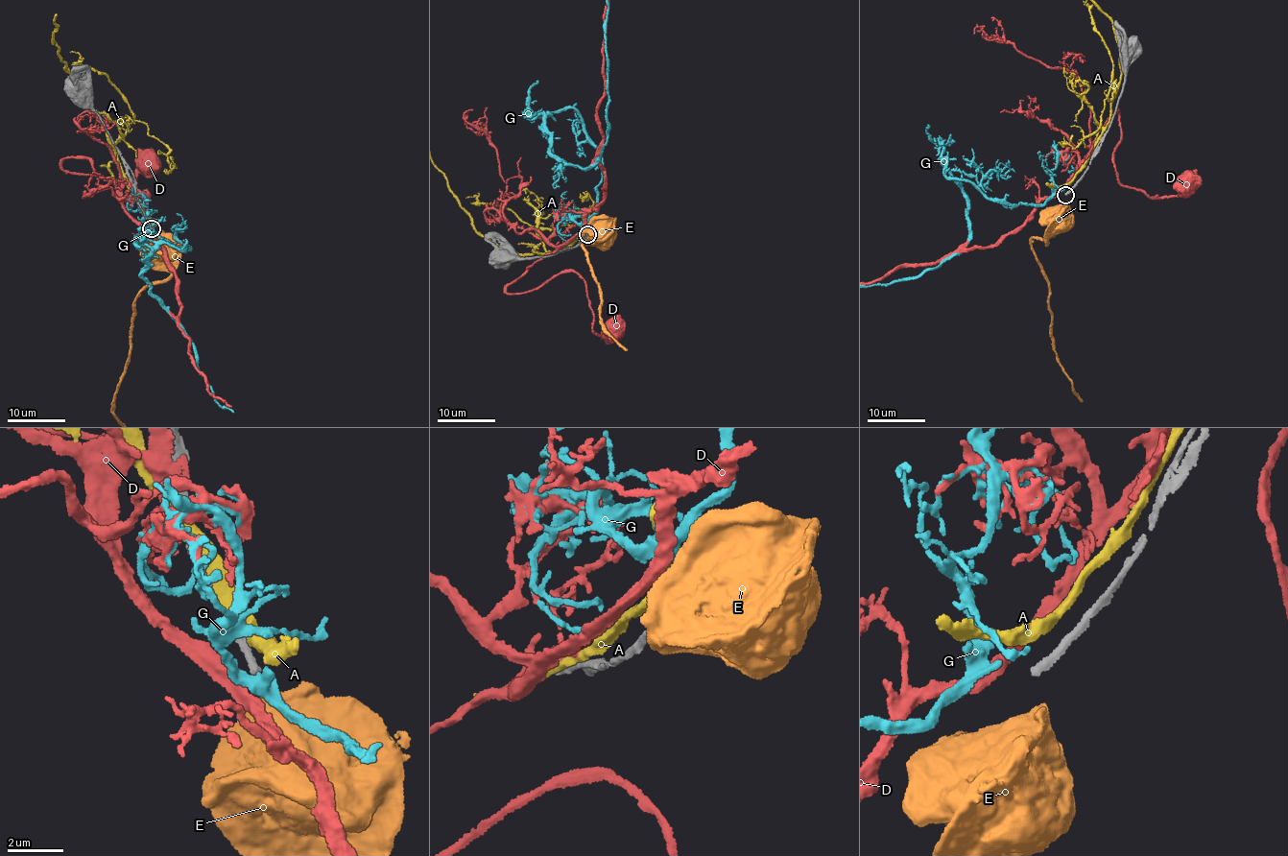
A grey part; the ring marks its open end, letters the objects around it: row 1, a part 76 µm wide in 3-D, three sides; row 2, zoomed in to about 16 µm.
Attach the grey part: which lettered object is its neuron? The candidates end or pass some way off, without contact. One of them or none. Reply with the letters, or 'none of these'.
none of these

